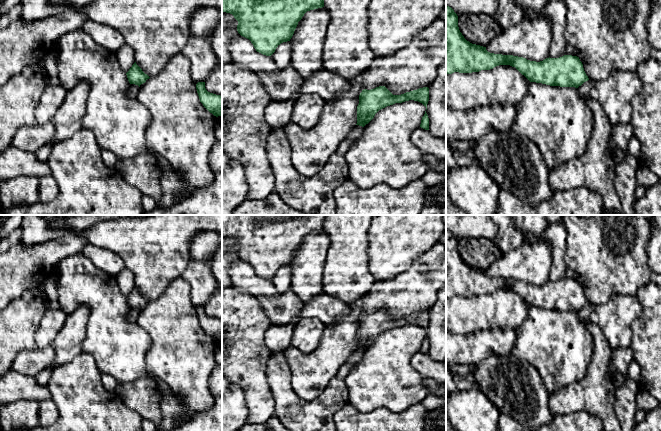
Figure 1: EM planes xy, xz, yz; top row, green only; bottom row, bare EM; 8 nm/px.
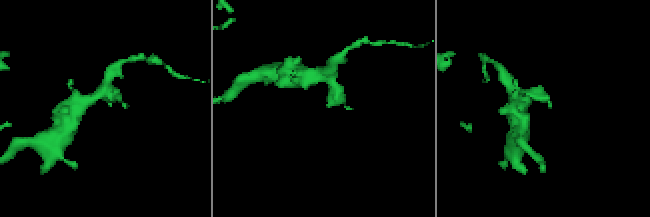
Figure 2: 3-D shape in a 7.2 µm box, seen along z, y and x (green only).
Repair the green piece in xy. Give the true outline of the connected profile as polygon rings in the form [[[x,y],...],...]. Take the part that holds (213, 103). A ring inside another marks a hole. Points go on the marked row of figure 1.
[[[198,82],[196,89],[203,106],[214,116],[222,116],[222,96],[208,92],[205,82]]]

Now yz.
[[[446,5],[446,74],[454,72],[472,73],[490,70],[499,65],[515,67],[530,82],[542,83],[550,86],[578,88],[589,78],[586,75],[579,57],[564,55],[559,58],[546,58],[543,61],[530,61],[523,57],[490,53],[486,47],[467,41],[458,27],[458,16],[454,10]]]

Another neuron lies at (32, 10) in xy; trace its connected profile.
[[[21,0],[21,17],[25,21],[34,21],[49,17],[60,12],[69,2],[61,3],[59,0]]]

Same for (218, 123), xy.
[[[222,116],[216,117],[215,136],[217,140],[222,140]]]

